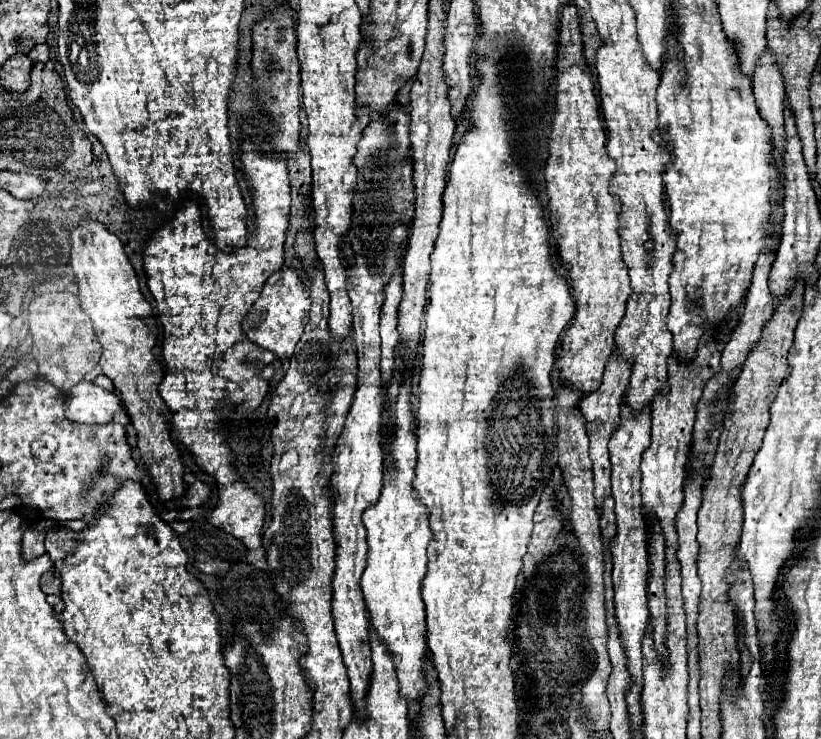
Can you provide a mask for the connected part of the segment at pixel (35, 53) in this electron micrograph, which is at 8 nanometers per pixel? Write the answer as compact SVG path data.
M37 44L31 52L29 52L29 58L33 62L49 62L49 46L47 44Z

